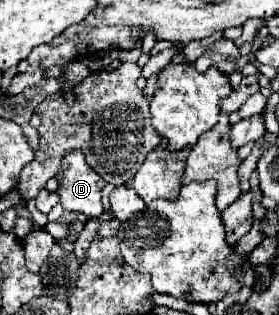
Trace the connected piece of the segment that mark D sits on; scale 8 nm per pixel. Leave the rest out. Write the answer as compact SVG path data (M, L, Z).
M70 151L62 159L56 181L60 183L56 193L66 211L84 213L90 219L102 215L102 189L106 187L106 181L86 165L82 151Z

